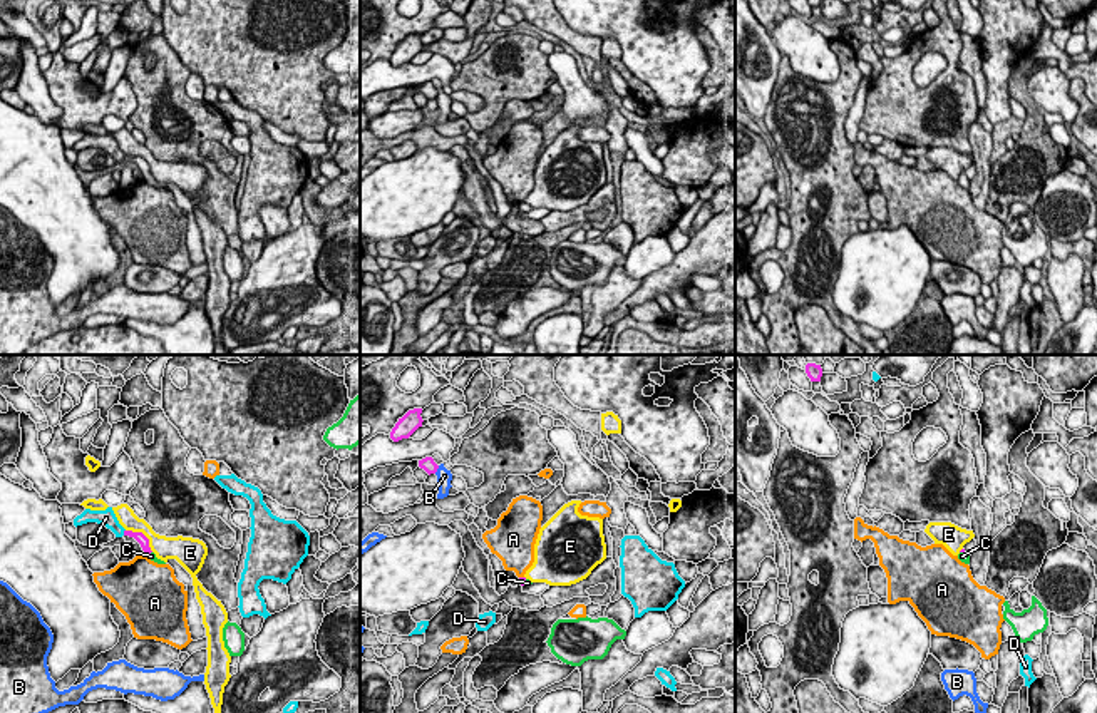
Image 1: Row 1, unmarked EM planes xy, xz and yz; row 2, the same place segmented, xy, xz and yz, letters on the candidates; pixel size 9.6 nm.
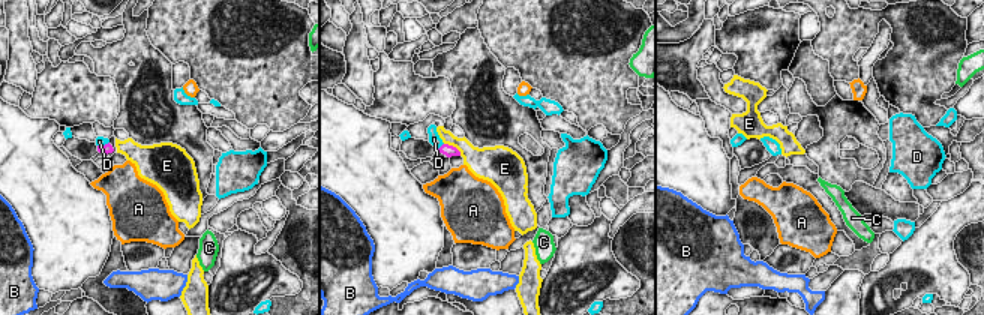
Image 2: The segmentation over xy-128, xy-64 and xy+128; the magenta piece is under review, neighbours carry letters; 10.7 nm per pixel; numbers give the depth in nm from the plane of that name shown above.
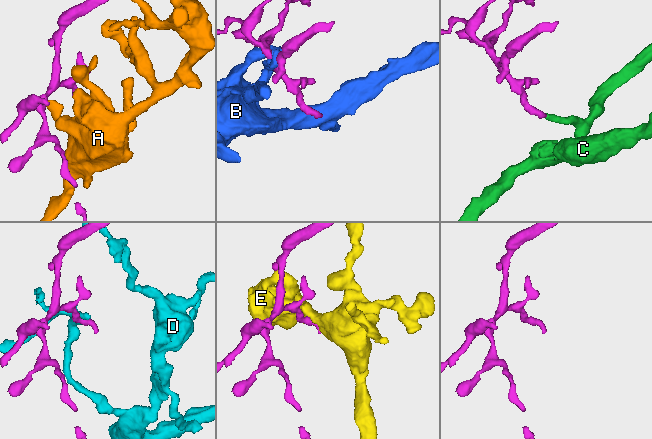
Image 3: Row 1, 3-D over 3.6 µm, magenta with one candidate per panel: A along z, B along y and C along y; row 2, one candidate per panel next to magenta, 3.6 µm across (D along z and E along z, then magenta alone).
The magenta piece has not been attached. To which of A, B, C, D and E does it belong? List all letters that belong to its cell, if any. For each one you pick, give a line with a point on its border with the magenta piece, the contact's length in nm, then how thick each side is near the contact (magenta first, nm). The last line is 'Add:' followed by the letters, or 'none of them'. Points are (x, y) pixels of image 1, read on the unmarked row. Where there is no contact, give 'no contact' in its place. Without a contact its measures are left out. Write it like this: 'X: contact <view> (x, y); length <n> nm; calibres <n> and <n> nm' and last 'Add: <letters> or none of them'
C: contact xz (525, 208); length 70 nm; calibres 60 and 60 nm
Add: C

